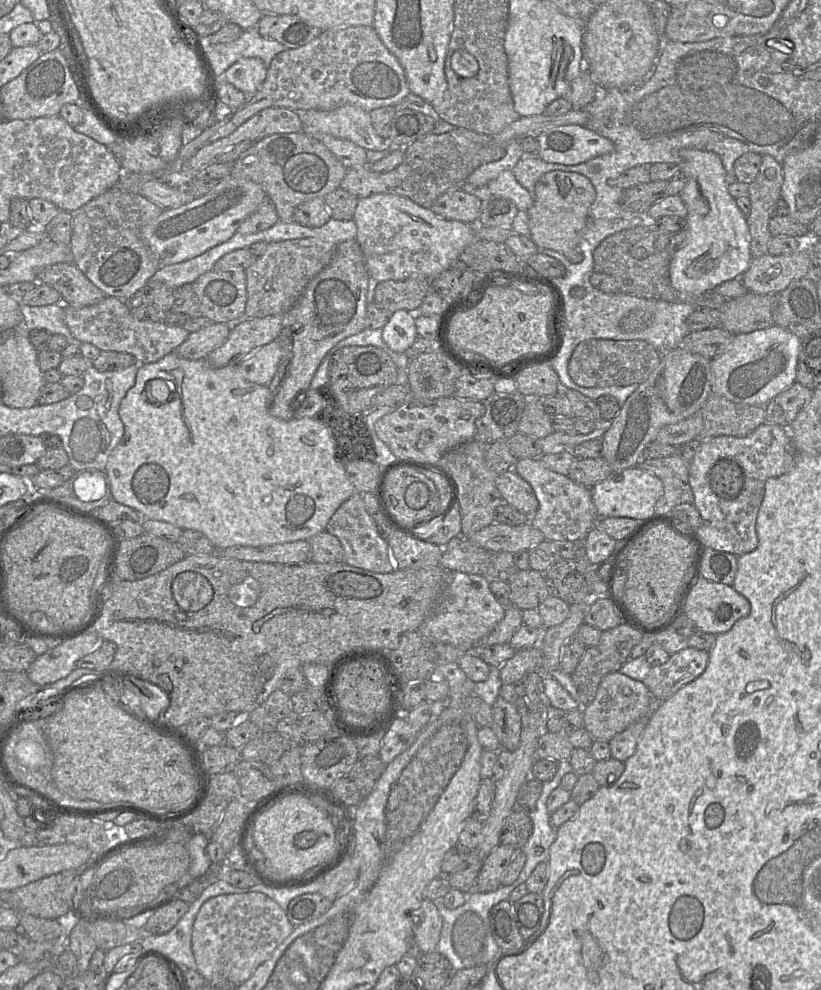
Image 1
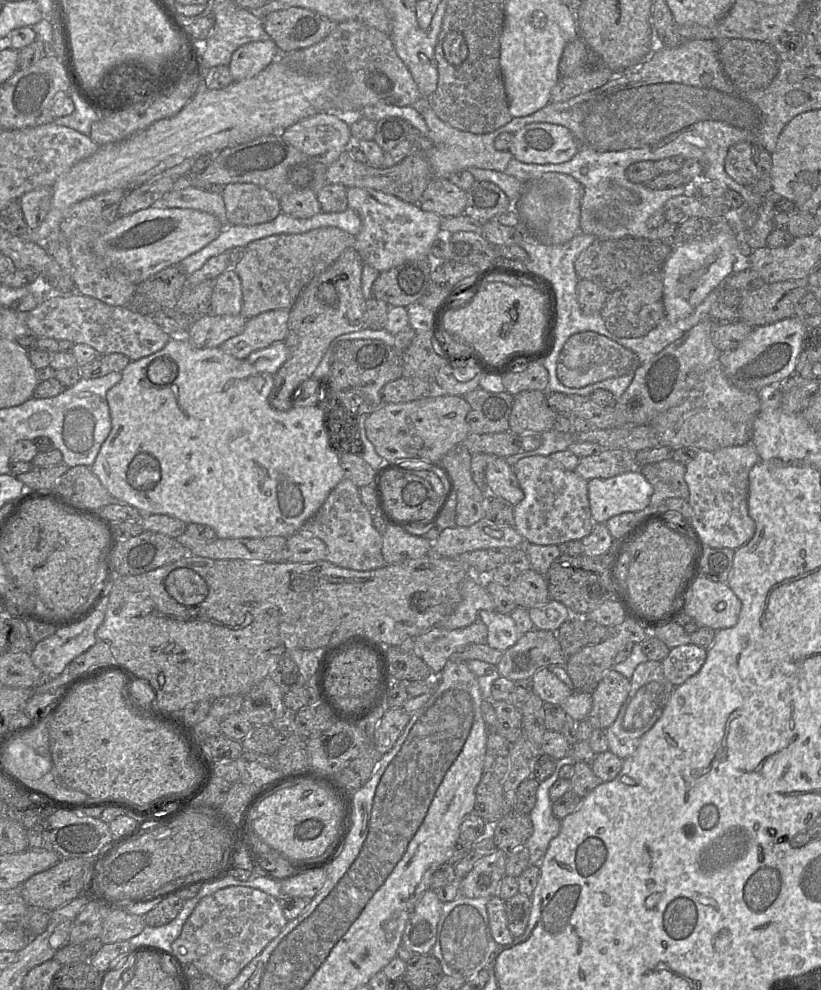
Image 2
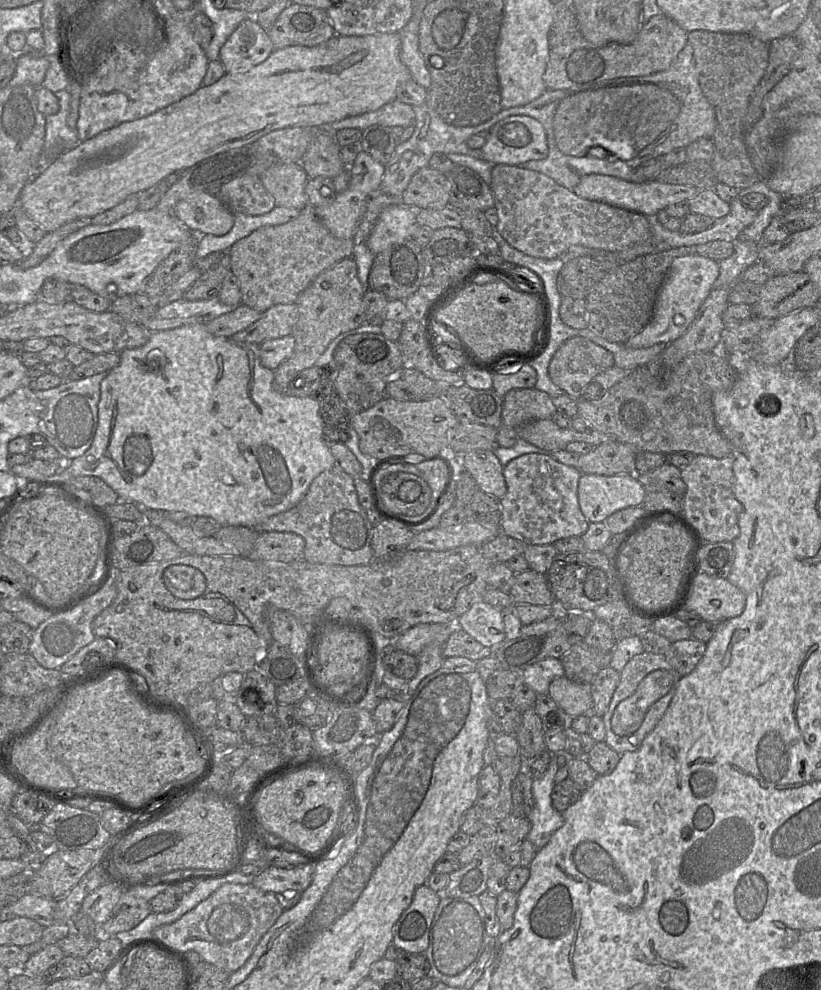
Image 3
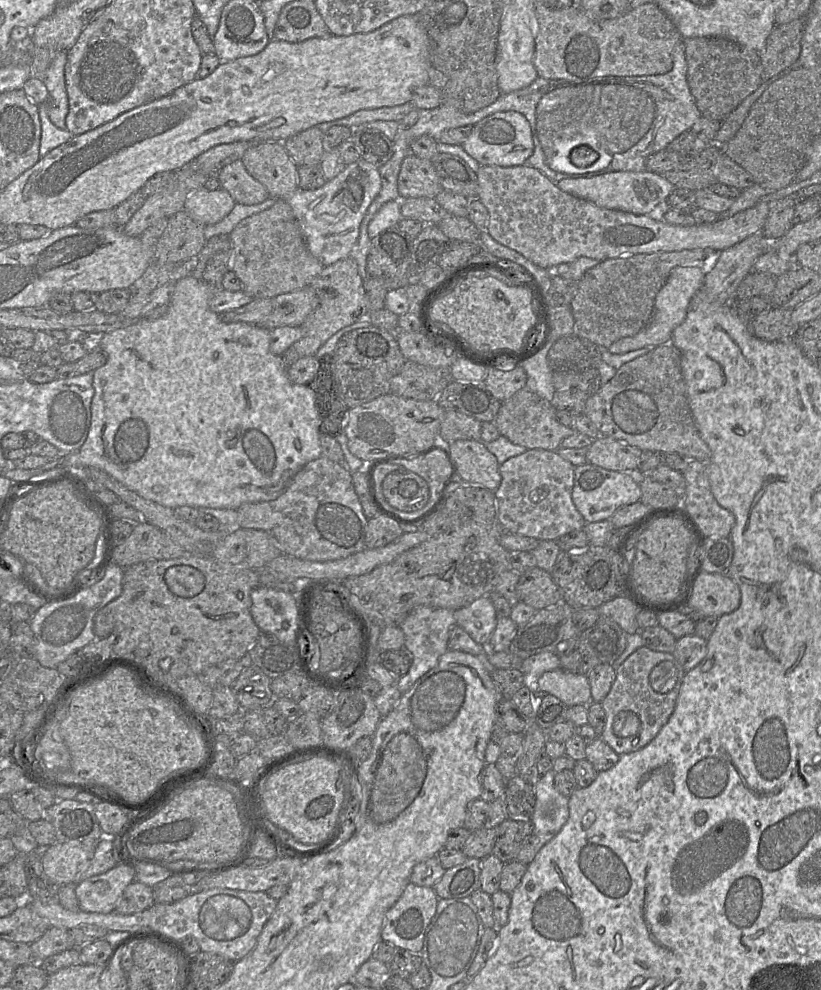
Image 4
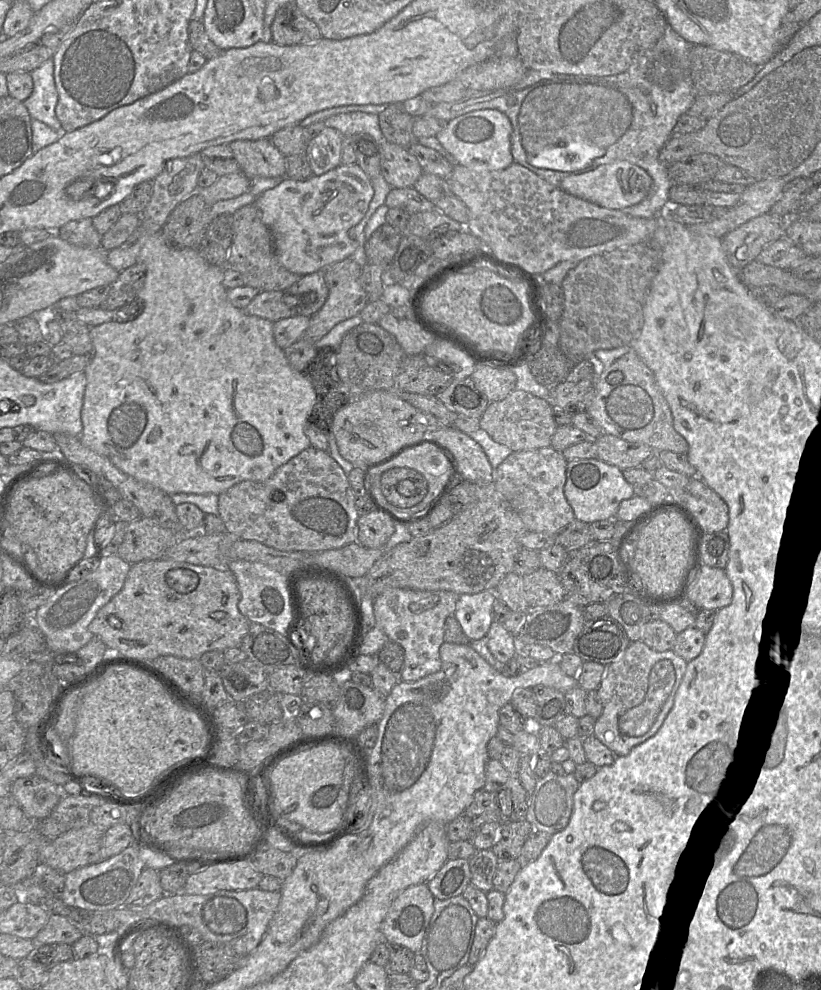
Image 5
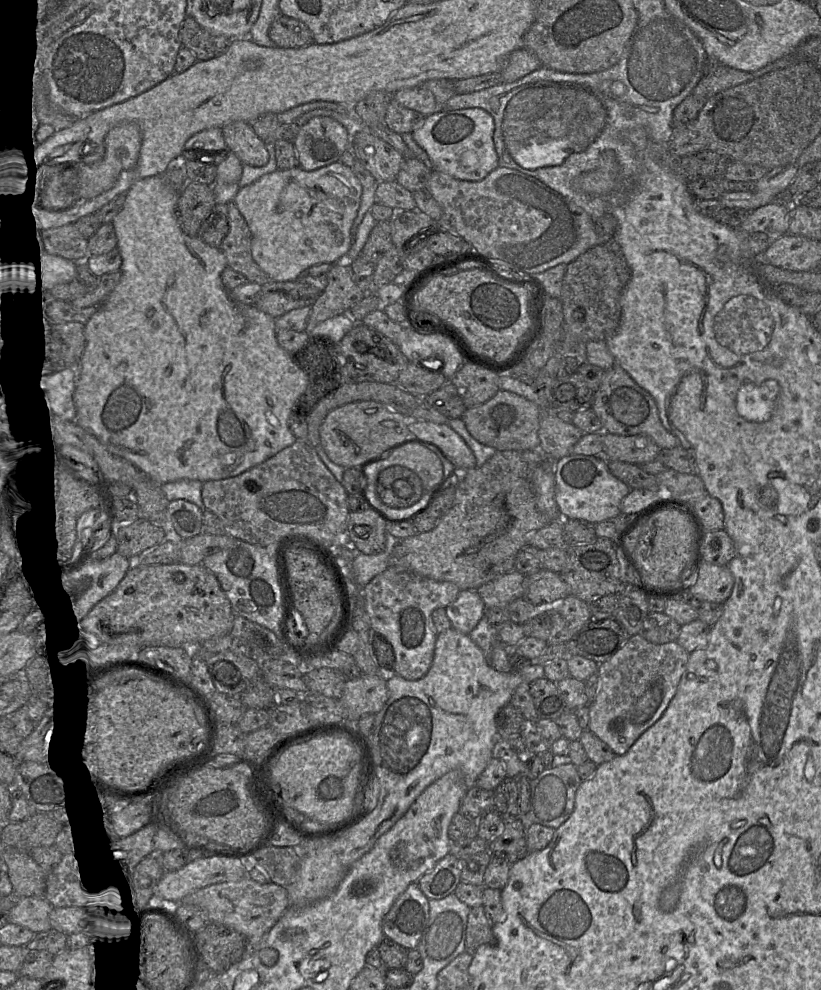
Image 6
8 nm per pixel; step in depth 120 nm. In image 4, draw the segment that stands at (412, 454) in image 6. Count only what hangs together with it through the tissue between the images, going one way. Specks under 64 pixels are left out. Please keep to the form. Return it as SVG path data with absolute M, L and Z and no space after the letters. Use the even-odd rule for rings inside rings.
M438 450L429 453L425 457L399 460L394 463L382 464L374 472L376 495L386 510L405 519L414 519L423 515L434 505L449 473L450 465L444 453ZM398 469L409 470L427 482L430 489L430 498L421 510L414 512L402 512L393 508L386 502L382 493L382 481L387 474Z

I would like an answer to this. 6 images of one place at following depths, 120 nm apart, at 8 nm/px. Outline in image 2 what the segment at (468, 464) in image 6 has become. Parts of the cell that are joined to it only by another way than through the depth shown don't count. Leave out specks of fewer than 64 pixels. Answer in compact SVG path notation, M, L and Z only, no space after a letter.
M493 457L485 470L486 489L489 495L515 506L524 498L517 477L505 458Z

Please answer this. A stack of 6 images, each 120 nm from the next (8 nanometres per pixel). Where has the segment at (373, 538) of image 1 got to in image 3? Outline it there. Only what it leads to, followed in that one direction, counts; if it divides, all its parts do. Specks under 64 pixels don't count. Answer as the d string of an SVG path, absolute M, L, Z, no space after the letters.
M339 467L319 474L294 507L269 517L254 529L259 533L275 531L300 535L305 541L303 559L310 563L359 566L374 560L371 548L373 526L358 502L354 479Z

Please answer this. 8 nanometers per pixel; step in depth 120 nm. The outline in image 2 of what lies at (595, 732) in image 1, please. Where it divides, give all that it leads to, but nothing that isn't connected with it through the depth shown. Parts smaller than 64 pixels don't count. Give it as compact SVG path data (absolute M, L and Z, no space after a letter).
M615 670L607 671L592 693L592 708L587 720L594 729L606 730L615 721L630 691L630 680Z

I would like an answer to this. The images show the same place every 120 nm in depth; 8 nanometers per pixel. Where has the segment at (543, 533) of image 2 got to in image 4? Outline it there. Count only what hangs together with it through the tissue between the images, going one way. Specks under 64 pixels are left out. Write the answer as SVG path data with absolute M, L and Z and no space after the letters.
M528 449L499 466L501 483L494 491L497 524L503 532L556 541L561 536L584 529L587 522L572 500L575 466L557 451Z

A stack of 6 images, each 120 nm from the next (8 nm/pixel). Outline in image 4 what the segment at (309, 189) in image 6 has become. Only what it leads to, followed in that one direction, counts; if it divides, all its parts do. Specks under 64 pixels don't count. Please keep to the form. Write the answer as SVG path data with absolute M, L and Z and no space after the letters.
M360 158L356 162L346 165L341 173L328 180L322 187L315 190L304 190L298 187L283 200L291 206L310 253L324 266L328 266L351 255L358 240L360 224L380 190L379 168Z

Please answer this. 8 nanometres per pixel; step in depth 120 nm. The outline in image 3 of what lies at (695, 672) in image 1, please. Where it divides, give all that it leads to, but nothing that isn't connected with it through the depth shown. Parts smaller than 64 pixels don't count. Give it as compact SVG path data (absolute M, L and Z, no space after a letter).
M690 638L671 643L665 657L681 676L685 676L695 669L705 651L704 642Z

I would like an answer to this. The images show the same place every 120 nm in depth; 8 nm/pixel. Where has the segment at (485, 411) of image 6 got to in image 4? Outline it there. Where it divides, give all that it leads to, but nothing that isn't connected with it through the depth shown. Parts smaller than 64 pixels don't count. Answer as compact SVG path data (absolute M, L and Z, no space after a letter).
M511 397L507 401L501 401L499 411L492 421L501 436L506 437L510 442L523 446L527 449L544 449L557 451L561 442L568 436L576 433L573 427L566 427L555 418L556 409L549 401L540 399L532 405L519 404Z

